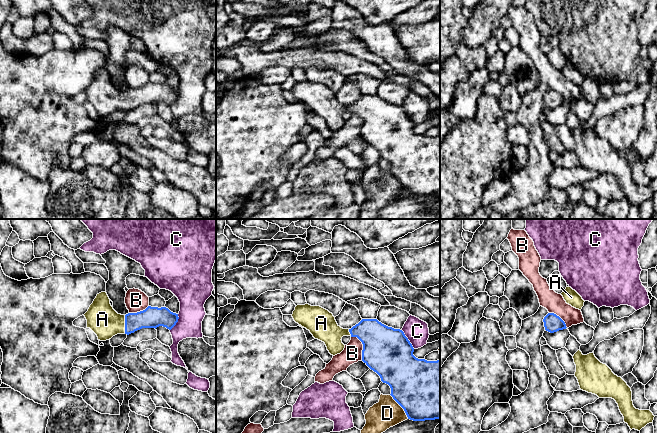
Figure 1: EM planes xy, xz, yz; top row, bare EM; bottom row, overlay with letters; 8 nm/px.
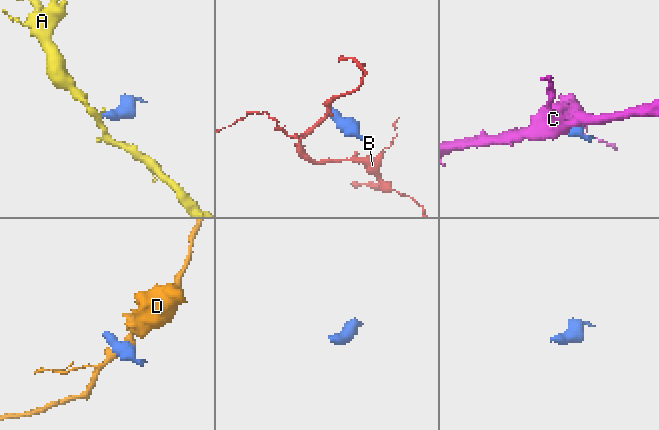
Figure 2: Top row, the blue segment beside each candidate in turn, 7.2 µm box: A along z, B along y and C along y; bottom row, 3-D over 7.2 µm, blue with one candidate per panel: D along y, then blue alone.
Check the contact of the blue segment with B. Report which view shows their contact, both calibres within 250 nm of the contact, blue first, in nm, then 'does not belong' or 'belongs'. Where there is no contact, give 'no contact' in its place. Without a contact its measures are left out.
meets blue in xz; 380 nm thick on the blue side, 160 nm on the other; does not belong

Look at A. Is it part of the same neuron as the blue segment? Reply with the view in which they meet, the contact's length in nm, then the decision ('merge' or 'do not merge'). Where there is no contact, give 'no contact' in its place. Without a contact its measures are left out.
meets blue in xy; contact 150 nm long; merge

